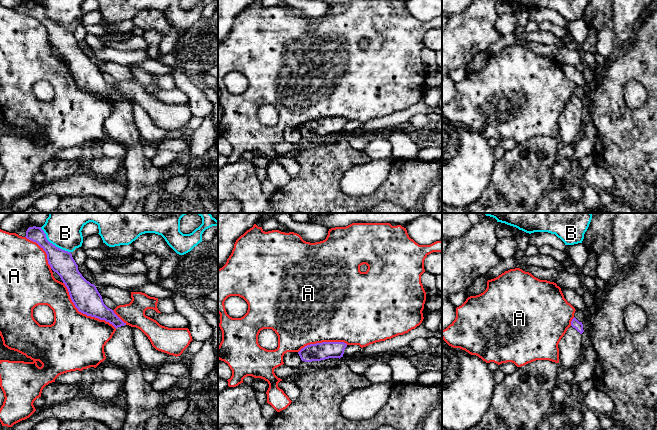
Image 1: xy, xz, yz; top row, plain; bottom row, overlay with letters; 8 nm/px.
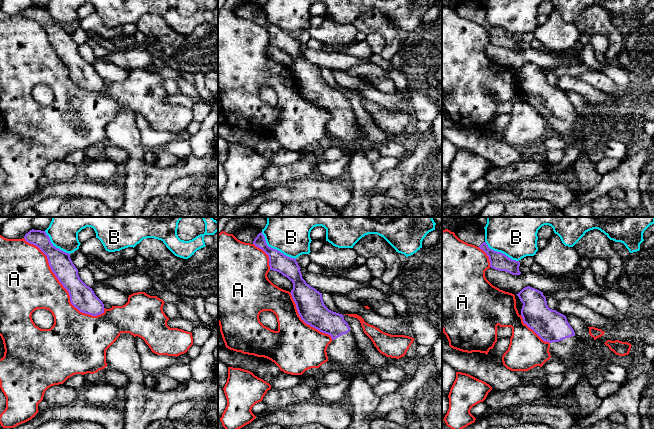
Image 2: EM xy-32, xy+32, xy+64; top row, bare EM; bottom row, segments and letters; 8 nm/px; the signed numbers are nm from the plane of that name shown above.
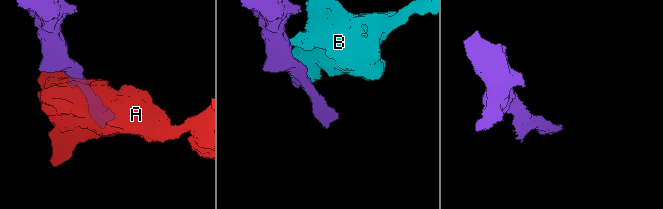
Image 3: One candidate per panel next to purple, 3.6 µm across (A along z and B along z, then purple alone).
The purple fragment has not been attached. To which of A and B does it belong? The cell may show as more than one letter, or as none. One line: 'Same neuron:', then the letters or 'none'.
Same neuron: none

